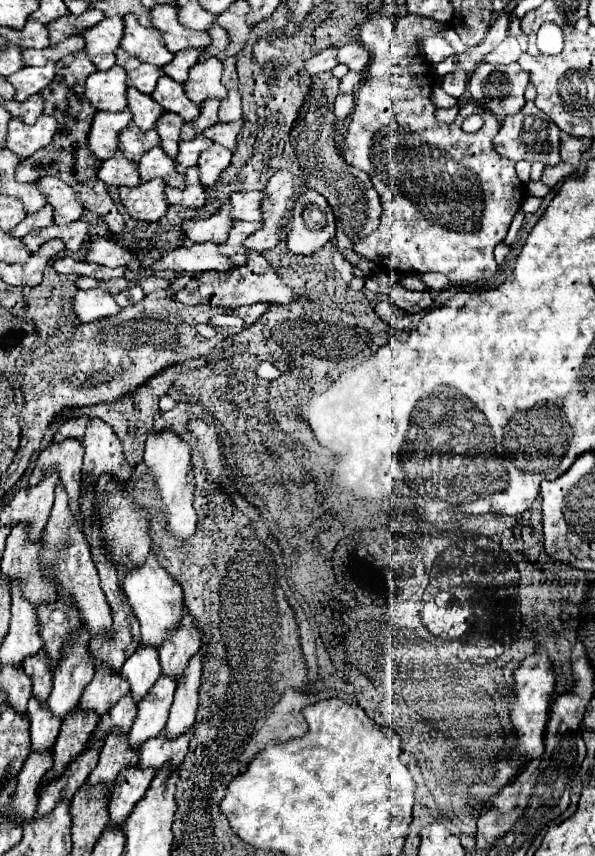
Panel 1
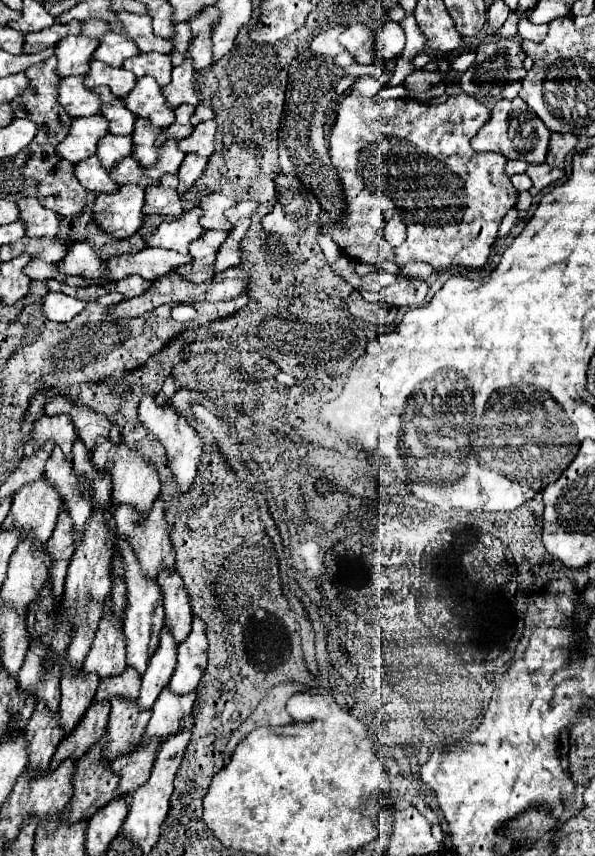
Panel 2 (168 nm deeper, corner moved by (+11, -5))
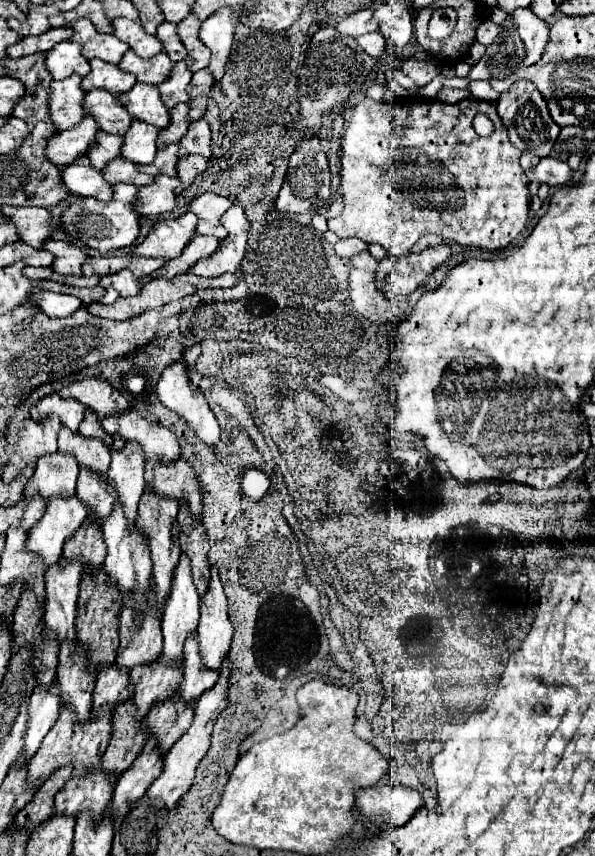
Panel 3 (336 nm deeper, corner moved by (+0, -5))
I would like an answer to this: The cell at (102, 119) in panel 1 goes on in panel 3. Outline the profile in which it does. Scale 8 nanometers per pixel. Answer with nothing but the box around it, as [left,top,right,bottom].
[46,117,100,167]

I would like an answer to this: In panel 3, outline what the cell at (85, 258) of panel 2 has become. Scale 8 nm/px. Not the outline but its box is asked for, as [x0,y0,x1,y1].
[44,239,88,275]

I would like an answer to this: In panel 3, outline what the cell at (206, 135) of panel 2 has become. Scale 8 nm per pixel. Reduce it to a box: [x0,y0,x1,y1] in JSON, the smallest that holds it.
[180,119,212,159]

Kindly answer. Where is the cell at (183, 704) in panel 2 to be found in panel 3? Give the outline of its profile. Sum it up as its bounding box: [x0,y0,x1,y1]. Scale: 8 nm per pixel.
[180,633,218,703]

